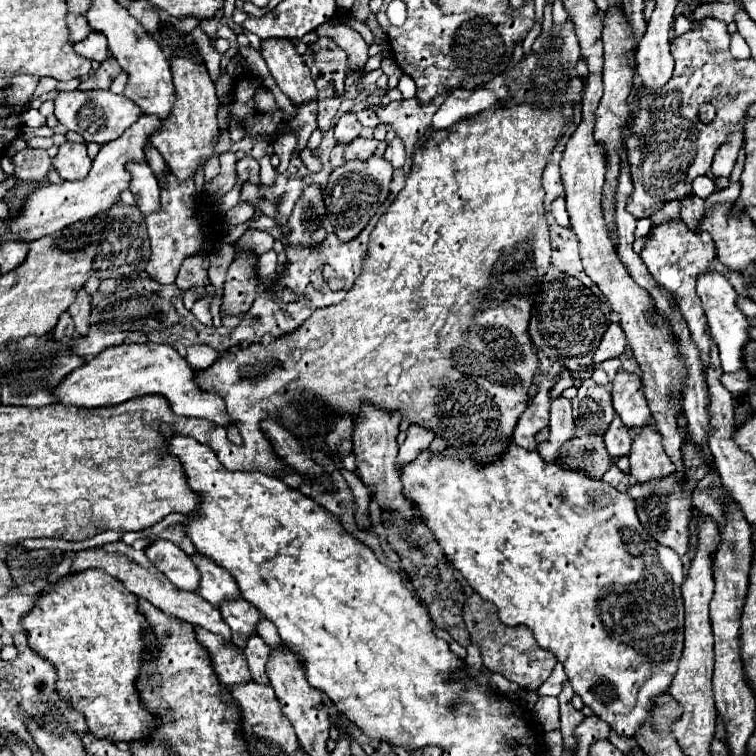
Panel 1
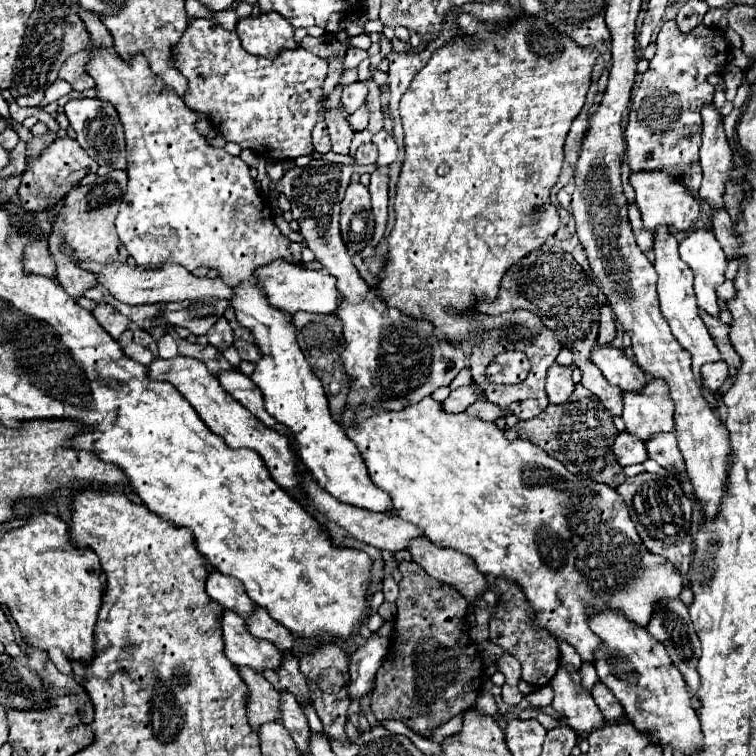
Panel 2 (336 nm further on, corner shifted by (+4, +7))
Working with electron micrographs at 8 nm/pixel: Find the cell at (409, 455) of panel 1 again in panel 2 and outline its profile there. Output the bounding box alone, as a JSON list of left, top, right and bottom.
[443,386,477,412]

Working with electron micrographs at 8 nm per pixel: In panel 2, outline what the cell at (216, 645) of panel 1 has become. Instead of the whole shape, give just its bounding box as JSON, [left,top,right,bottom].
[241,666,279,728]

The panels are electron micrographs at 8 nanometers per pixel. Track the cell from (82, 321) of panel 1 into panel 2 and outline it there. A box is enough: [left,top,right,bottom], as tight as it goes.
[93,304,131,340]

